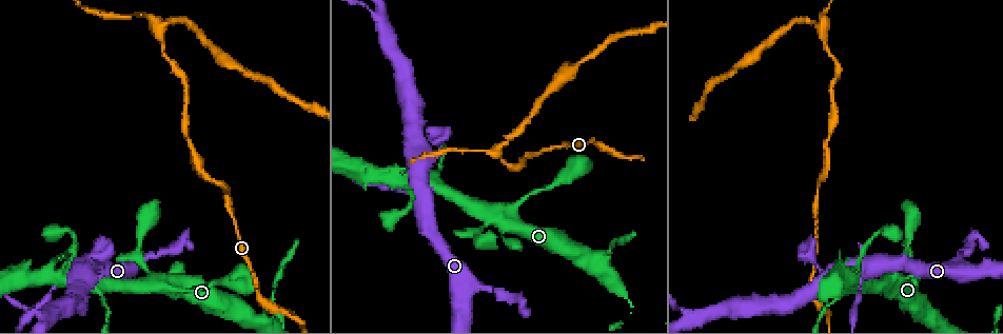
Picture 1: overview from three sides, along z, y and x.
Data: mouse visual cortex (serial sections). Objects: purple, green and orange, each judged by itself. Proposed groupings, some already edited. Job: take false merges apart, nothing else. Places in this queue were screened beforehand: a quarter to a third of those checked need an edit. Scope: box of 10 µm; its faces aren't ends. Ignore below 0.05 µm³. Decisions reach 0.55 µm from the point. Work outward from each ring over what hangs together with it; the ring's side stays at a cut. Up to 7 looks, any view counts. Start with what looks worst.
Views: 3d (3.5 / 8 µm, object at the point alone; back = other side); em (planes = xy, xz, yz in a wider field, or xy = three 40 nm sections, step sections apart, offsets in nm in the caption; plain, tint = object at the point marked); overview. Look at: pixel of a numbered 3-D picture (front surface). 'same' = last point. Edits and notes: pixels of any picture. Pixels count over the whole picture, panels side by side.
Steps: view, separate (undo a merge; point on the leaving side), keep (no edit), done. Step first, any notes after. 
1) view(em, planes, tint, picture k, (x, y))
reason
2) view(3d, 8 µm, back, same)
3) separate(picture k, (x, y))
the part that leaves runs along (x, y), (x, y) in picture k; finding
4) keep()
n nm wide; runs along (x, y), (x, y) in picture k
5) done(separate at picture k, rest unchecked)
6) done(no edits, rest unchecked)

view(3d, 3.5 µm, picture 1, (158, 29))
a fork

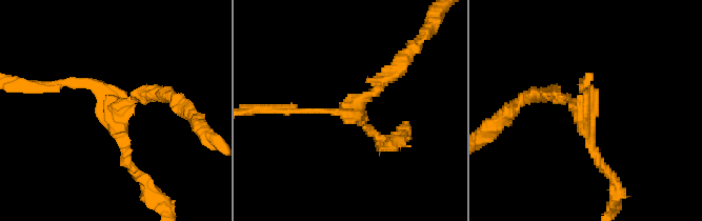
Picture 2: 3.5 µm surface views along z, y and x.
view(em, xy, step 2, tint, picture 2, (115, 112))
3 arms; arms of 100, 150, 200 nm

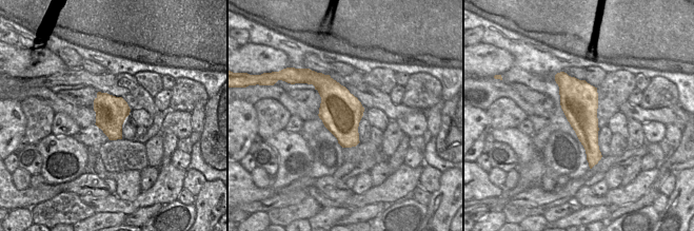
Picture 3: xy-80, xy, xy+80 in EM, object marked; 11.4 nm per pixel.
separate(picture 2, (379, 77))
the part that leaves runs along (359, 101), (397, 68), (423, 36) in picture 2; two cells meet here

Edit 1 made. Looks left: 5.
view(overview)
redraw

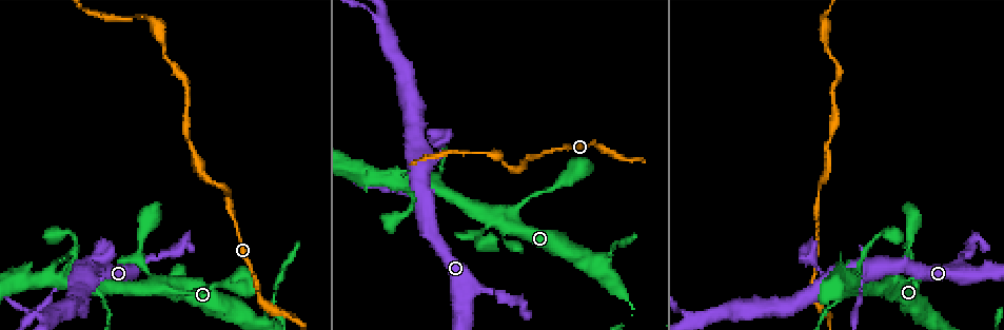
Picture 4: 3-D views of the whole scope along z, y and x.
view(3d, 3.5 µm, picture 4, (900, 280))
small branch off a trunk

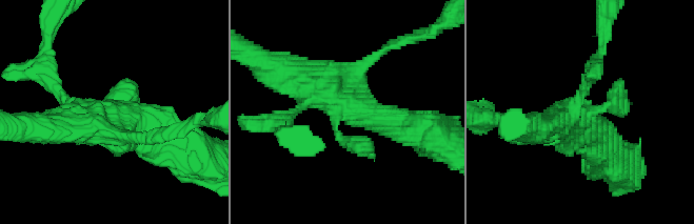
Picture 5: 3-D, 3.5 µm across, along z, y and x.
view(em, planes, tint, picture 5, (103, 114))
now the EM

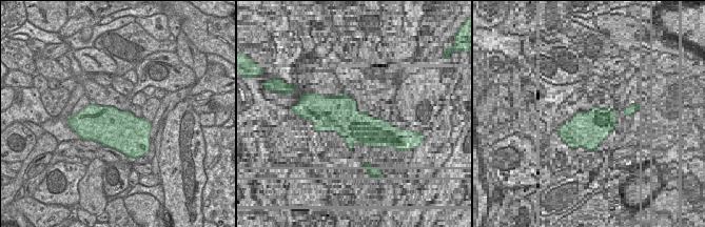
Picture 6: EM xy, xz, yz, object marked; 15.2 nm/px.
keep()
runs along (162, 133), (100, 114), (130, 81) in picture 5; continuous, no second cell

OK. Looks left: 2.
view(3d, 3.5 µm, back, picture 4, (417, 192))
side arm on a straight run

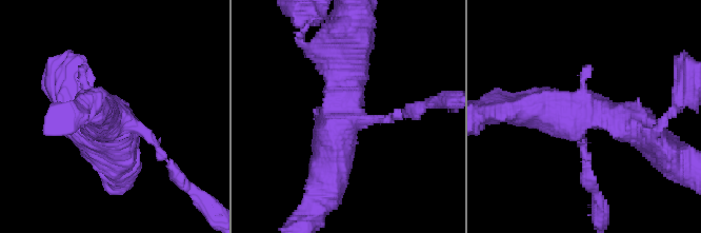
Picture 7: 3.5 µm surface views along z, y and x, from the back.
separate(picture 7, (584, 155))
the part that leaves runs along (137, 129), (207, 207) in picture 7; two cells meet here

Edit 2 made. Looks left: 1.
done(separate at picture 2, separate at picture 7, rest unchecked)

